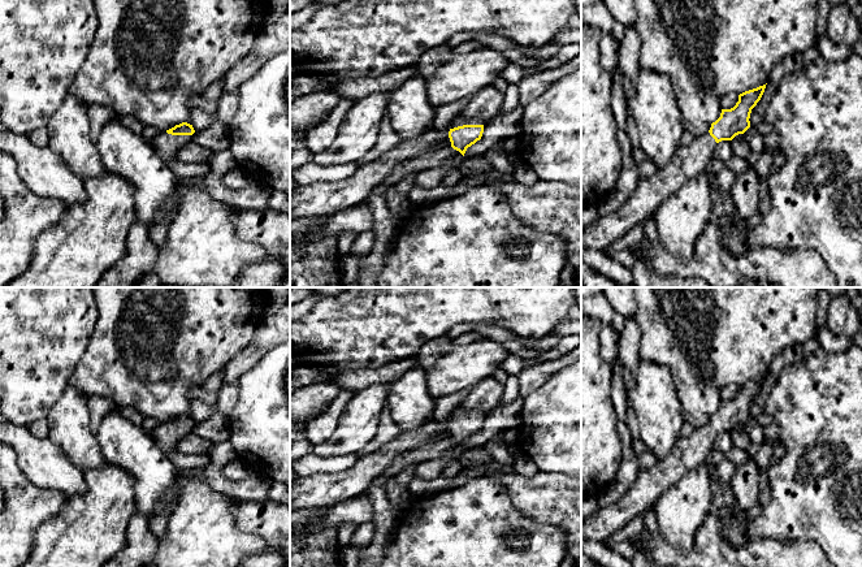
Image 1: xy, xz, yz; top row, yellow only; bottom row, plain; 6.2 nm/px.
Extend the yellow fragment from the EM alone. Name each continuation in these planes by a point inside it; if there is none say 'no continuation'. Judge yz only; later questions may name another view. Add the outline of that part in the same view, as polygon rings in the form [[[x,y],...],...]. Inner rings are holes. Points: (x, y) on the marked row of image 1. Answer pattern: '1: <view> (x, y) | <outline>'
1: yz (693, 159) | [[[710,133],[680,147],[670,164],[638,181],[633,192],[616,212],[598,217],[581,230],[581,248],[603,251],[634,225],[654,216],[659,205],[681,185],[706,172],[715,147],[716,142]]]

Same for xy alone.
1: xy (165, 145) | [[[160,131],[151,142],[151,146],[166,164],[170,164],[178,160],[178,151],[190,140],[192,140],[192,135],[172,135]]]

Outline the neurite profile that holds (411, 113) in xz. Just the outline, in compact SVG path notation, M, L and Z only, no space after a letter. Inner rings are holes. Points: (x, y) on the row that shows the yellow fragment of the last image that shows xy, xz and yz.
M419 74L389 94L386 116L402 140L415 139L433 127L436 112L426 95L426 81Z

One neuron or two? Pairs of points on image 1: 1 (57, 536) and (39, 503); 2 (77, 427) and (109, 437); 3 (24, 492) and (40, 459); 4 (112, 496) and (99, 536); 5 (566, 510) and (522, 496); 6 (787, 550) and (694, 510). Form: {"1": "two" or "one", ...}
{"1": "two", "2": "two", "3": "two", "4": "one", "5": "one", "6": "two"}

